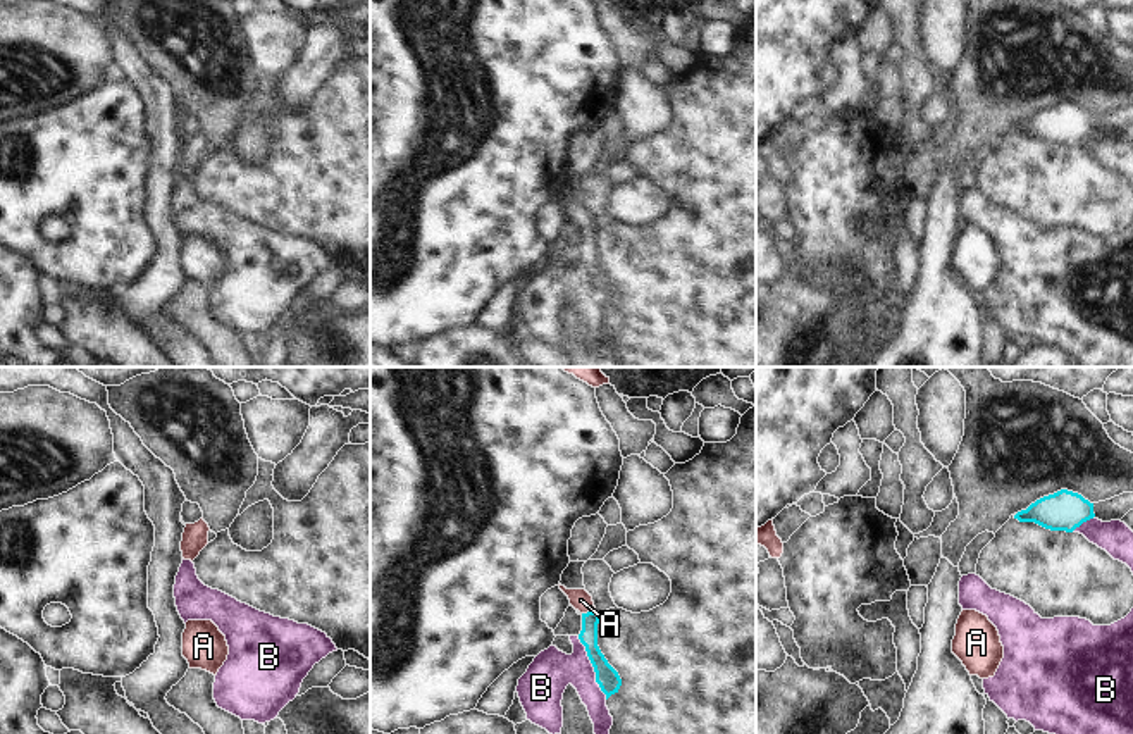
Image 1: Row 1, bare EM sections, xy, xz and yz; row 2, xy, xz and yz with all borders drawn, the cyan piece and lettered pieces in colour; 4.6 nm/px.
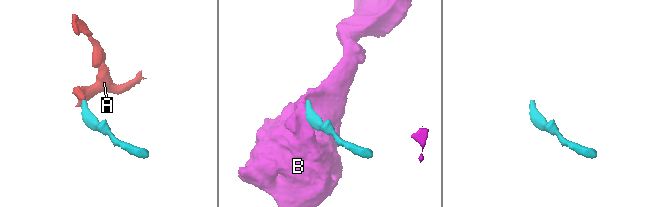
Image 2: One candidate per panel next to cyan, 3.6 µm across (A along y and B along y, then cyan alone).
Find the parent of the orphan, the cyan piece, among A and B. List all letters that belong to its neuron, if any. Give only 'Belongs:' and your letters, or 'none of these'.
Belongs: A

